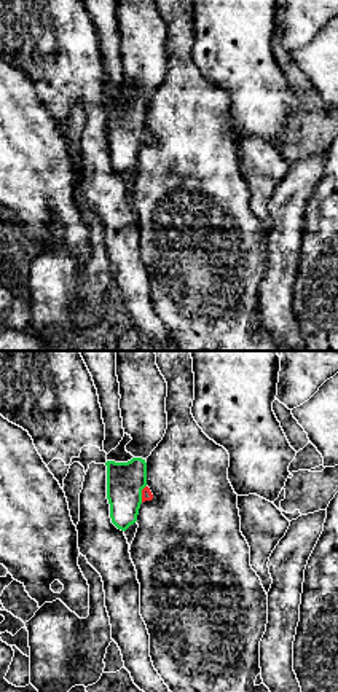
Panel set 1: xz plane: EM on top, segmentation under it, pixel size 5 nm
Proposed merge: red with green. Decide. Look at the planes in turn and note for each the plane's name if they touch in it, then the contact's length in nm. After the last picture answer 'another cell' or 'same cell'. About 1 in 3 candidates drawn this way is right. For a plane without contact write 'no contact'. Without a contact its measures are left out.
xz | 90 nm

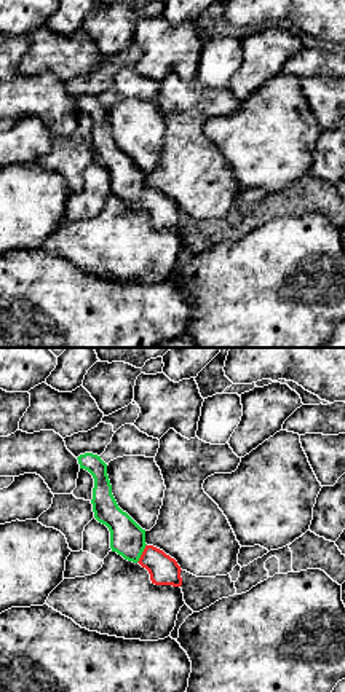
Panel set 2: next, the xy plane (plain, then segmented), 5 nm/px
xy | 110 nm

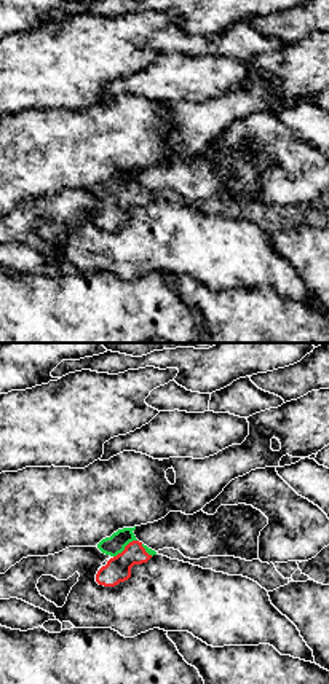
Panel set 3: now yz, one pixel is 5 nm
yz | 150 nm

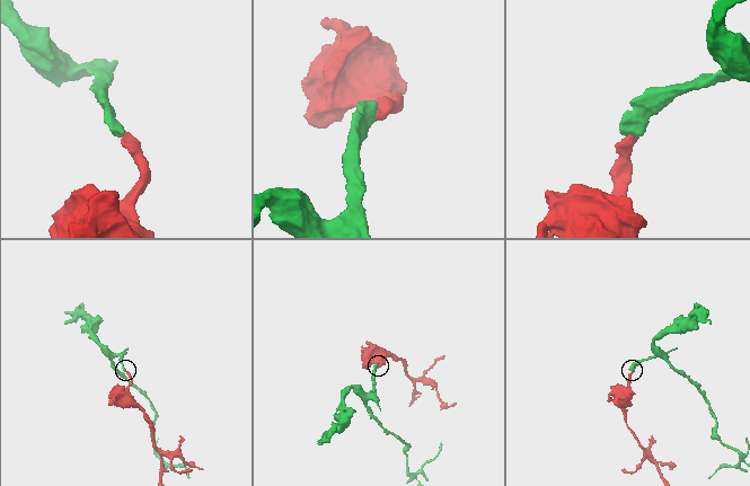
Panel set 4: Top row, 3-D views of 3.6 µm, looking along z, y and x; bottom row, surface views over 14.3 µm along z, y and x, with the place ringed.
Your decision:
same cell

